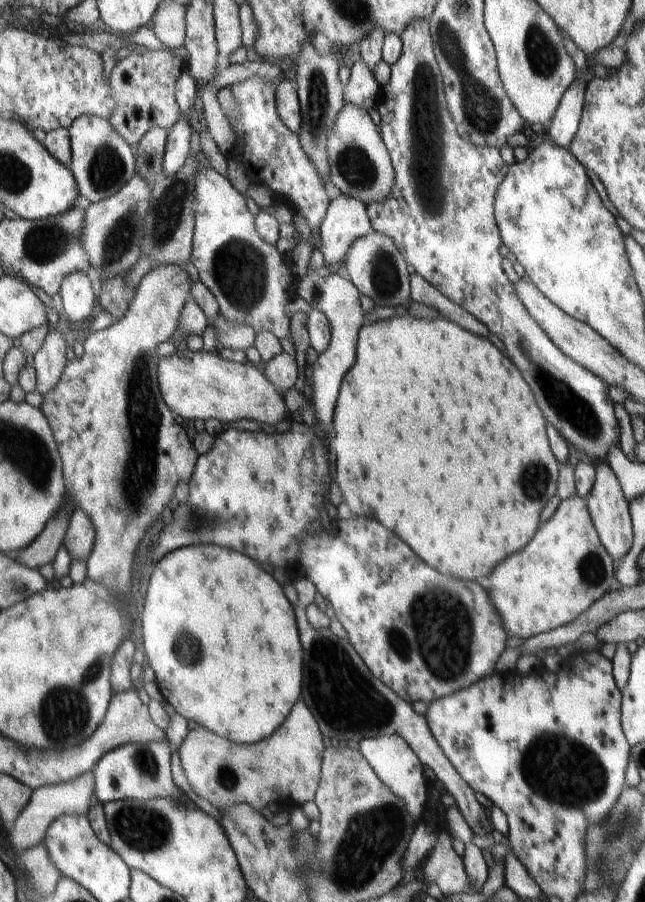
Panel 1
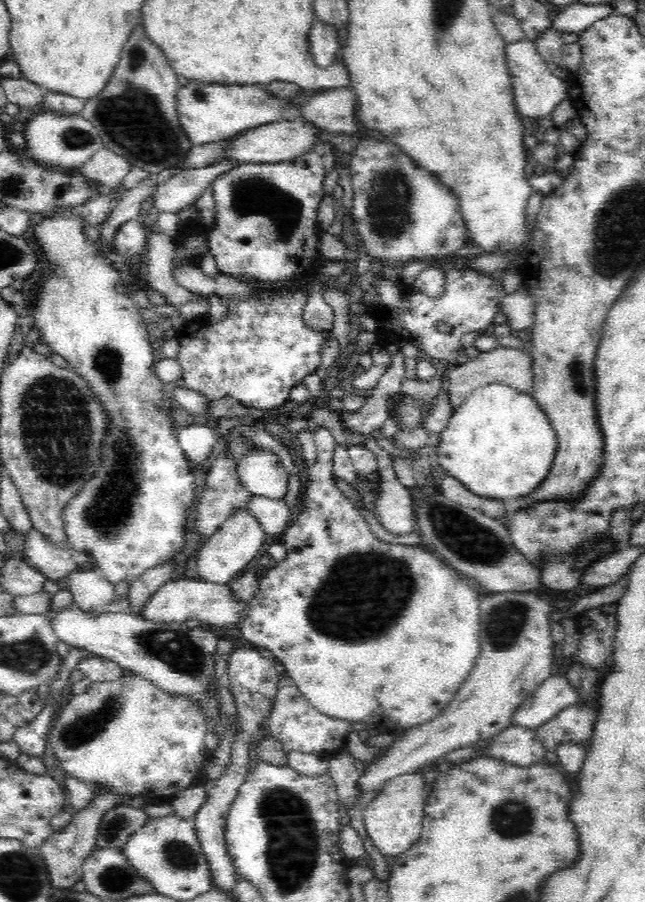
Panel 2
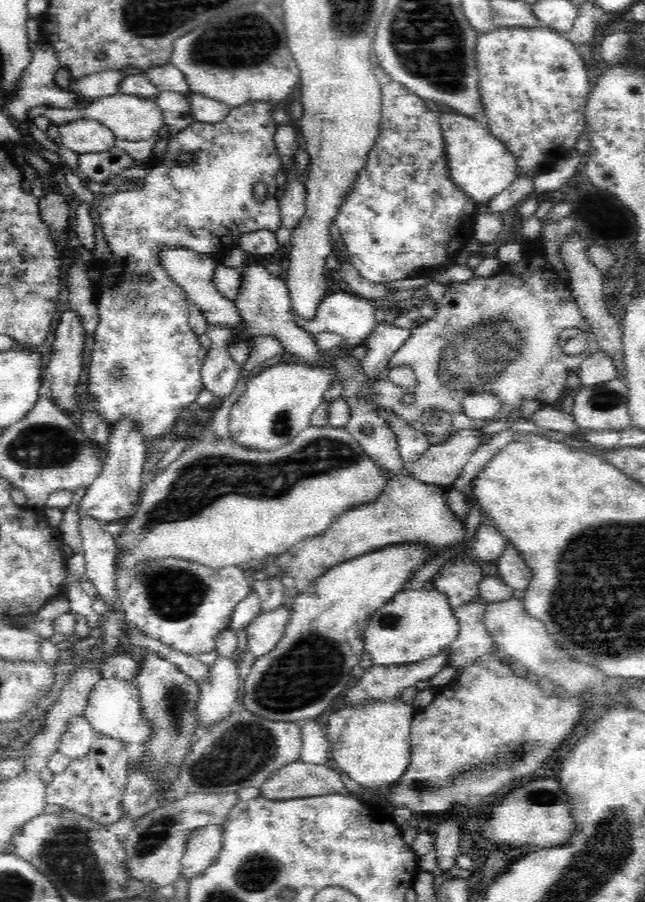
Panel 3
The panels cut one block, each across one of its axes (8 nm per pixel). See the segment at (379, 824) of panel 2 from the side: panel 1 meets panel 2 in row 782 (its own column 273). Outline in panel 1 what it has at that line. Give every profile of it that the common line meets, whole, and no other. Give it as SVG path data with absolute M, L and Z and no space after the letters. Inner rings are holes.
M177 346L174 356L162 358L157 355L157 381L162 400L174 414L180 415L186 420L195 421L200 418L205 421L207 418L216 418L216 420L233 424L241 418L248 418L248 420L256 420L261 426L272 430L274 424L282 422L286 416L290 416L283 395L265 378L260 366L249 362L246 364L234 363L204 350L192 351L186 346Z

